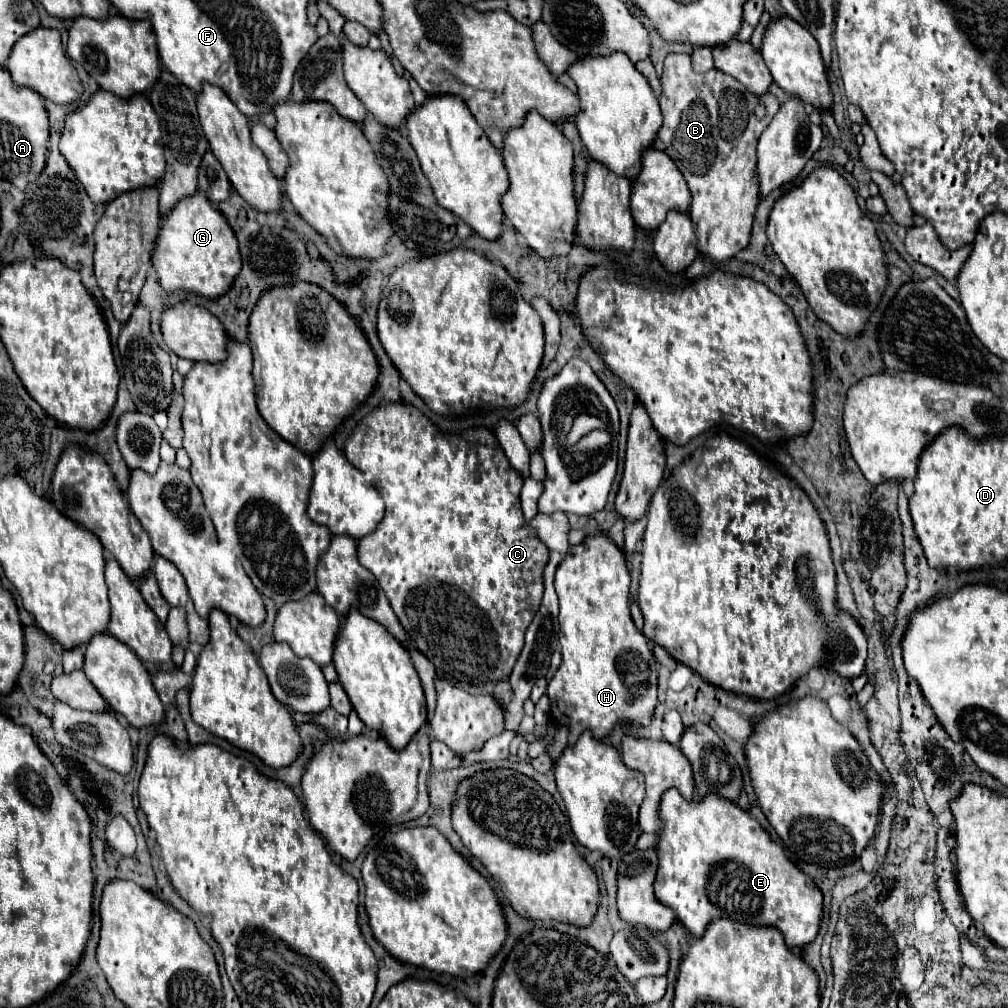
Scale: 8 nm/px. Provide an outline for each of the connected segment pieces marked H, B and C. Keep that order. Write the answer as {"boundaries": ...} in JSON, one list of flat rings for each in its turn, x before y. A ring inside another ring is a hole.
{"boundaries":[[[601,533,601,535,587,535,579,545,569,547,569,551,565,553,563,561,557,567,555,591,557,591,557,597,559,597,559,625,561,625,559,643,561,643,563,663,555,671,555,675,553,675,553,679,551,679,549,687,547,687,547,695,551,699,553,711,563,719,563,723,567,723,571,727,569,743,573,743,585,729,591,729,597,739,603,739,603,737,607,737,611,733,611,729,613,729,613,725,617,721,629,721,631,725,647,725,651,721,651,715,653,715,653,709,655,709,655,703,657,703,657,661,653,659,653,651,649,647,647,637,643,633,639,633,635,629,635,625,633,625,633,619,631,619,631,613,629,613,629,583,631,583,631,573,629,573,629,567,627,567,625,553,605,533]],[[671,53,663,65,659,95,663,125,659,139,689,185,689,213,697,227,701,253,713,261,727,261,751,237,751,223,759,203,759,189,755,189,755,145,777,113,779,101,771,93,763,97,749,93,739,81,715,67,707,73,695,73,687,53],[757,105,767,109,763,119,755,117]],[[389,401,375,407,361,423,355,425,351,435,345,441,343,449,347,461,361,469,365,475,373,475,373,485,381,493,385,501,385,517,377,525,377,529,357,541,357,553,363,567,367,567,375,579,379,581,381,589,385,591,395,615,403,629,407,629,409,637,415,641,417,649,437,667,439,673,449,675,457,681,467,681,473,685,485,685,497,679,503,679,513,671,513,665,523,649,525,631,539,609,543,597,543,567,547,565,549,549,539,541,535,531,523,517,519,493,523,487,523,477,517,473,509,459,505,457,501,445,497,443,495,435,487,427,471,427,463,431,463,435,445,435,435,423,431,423,415,405,405,401]]]}

